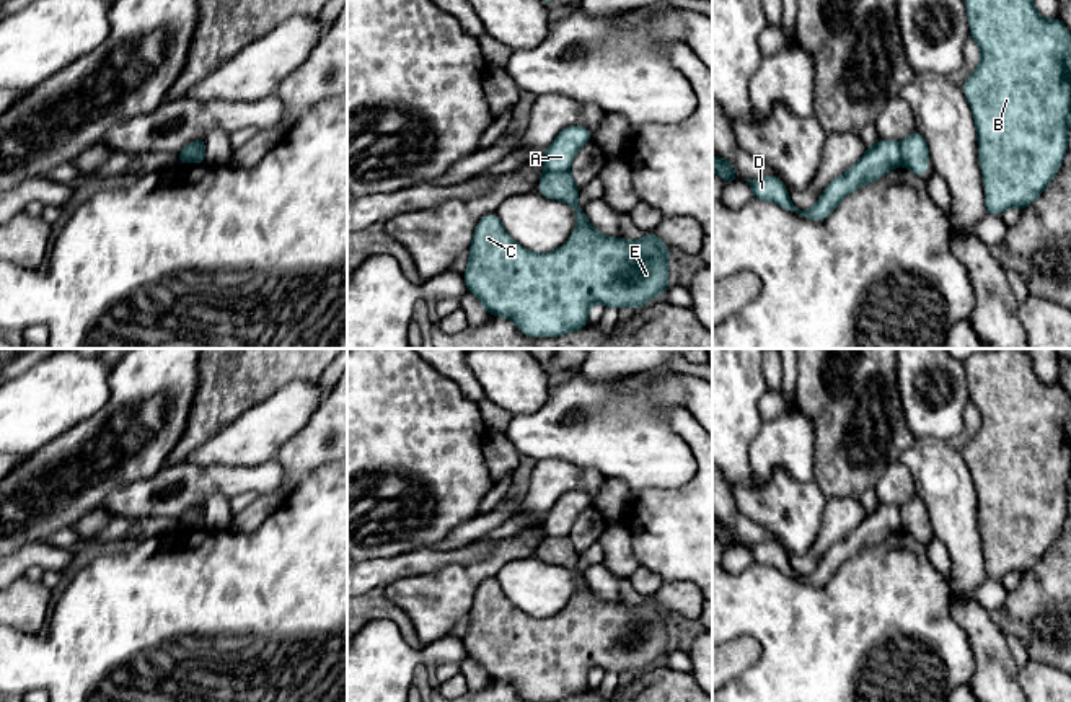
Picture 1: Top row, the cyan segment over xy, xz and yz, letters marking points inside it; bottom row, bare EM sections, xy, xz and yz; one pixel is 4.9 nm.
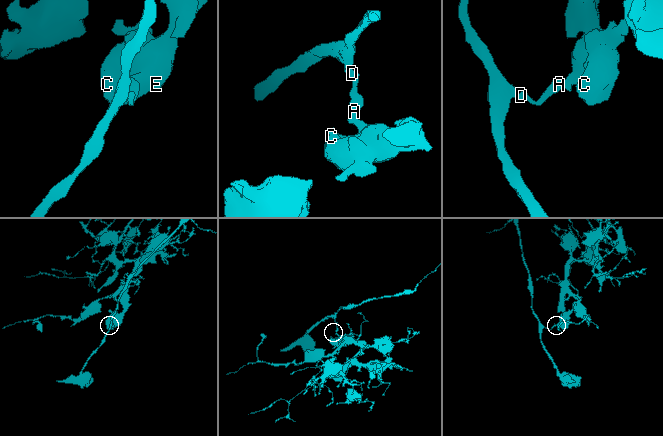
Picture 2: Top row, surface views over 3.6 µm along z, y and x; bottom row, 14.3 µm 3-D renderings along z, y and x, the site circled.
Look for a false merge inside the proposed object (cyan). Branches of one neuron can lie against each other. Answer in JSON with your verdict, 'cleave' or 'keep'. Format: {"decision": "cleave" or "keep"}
{"decision": "cleave"}

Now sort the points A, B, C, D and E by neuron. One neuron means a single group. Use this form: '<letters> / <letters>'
A D / B C E

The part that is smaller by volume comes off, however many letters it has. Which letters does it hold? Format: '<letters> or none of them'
A, D

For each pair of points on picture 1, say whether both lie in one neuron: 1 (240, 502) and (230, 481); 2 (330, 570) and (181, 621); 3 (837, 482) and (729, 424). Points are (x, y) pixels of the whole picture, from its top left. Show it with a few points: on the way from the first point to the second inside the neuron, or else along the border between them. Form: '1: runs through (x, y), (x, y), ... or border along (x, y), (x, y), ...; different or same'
1: border along (256, 494), (245, 492), (232, 499); different
2: runs through (292, 608), (279, 621), (219, 621); same
3: border along (814, 479), (827, 499); different

